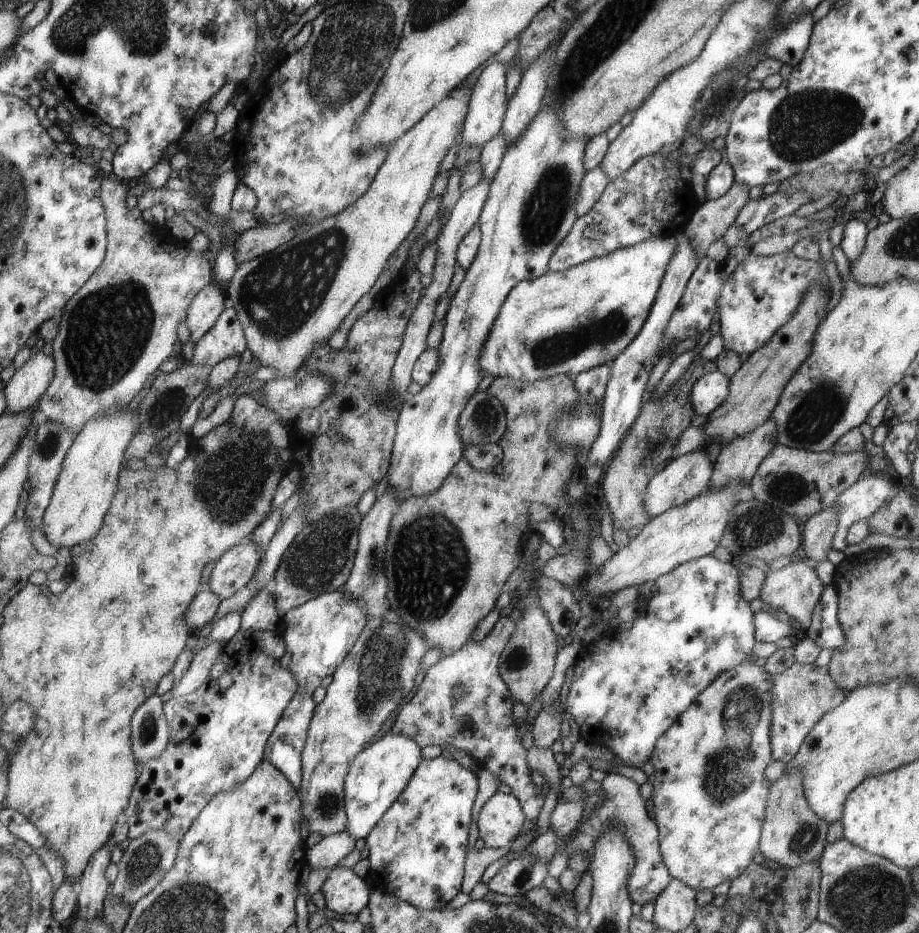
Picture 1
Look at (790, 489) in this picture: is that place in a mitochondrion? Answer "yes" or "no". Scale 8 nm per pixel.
yes

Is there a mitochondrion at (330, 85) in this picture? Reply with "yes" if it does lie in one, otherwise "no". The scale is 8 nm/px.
yes

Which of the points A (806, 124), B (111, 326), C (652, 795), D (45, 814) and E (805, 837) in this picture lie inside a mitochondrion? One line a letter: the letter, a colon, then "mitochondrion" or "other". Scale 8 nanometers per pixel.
A: mitochondrion
B: mitochondrion
C: other
D: other
E: mitochondrion

